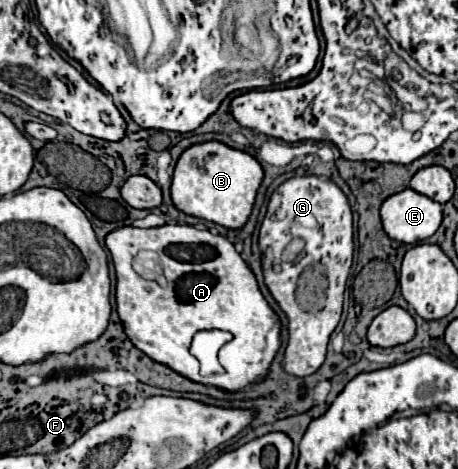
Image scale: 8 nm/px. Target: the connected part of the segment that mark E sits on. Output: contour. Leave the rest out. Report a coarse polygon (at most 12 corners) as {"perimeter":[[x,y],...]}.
{"perimeter":[[412,188],[390,196],[386,234],[420,244],[442,224],[442,204]]}

